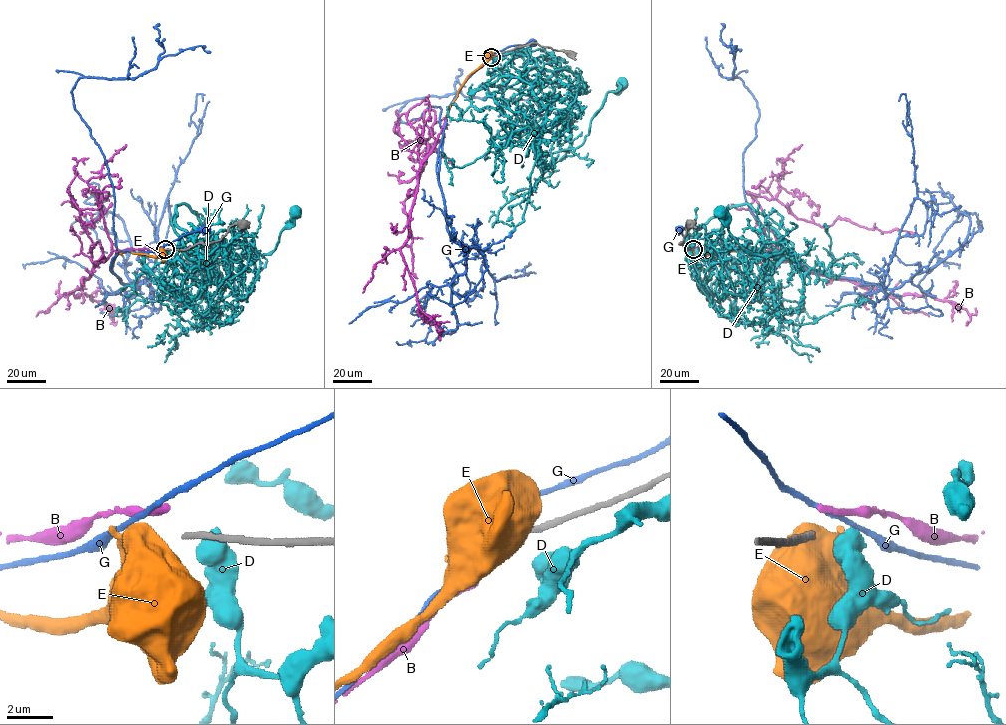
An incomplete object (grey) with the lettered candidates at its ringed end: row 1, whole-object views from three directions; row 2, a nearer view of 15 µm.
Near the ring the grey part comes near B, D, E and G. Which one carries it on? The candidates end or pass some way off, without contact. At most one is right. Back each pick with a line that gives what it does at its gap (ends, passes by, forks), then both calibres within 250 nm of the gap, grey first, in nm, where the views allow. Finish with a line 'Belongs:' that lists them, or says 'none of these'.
Belongs: none of these

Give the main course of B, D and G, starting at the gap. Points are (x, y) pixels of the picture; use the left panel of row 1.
B: (163, 247), (108, 256), (111, 243), (97, 202), (98, 192), (106, 192), (90, 227), (78, 218), (90, 233)
D: (166, 250), (171, 260), (203, 266), (176, 223), (182, 204), (217, 251), (262, 255), (294, 210)
G: (162, 247), (205, 228)

